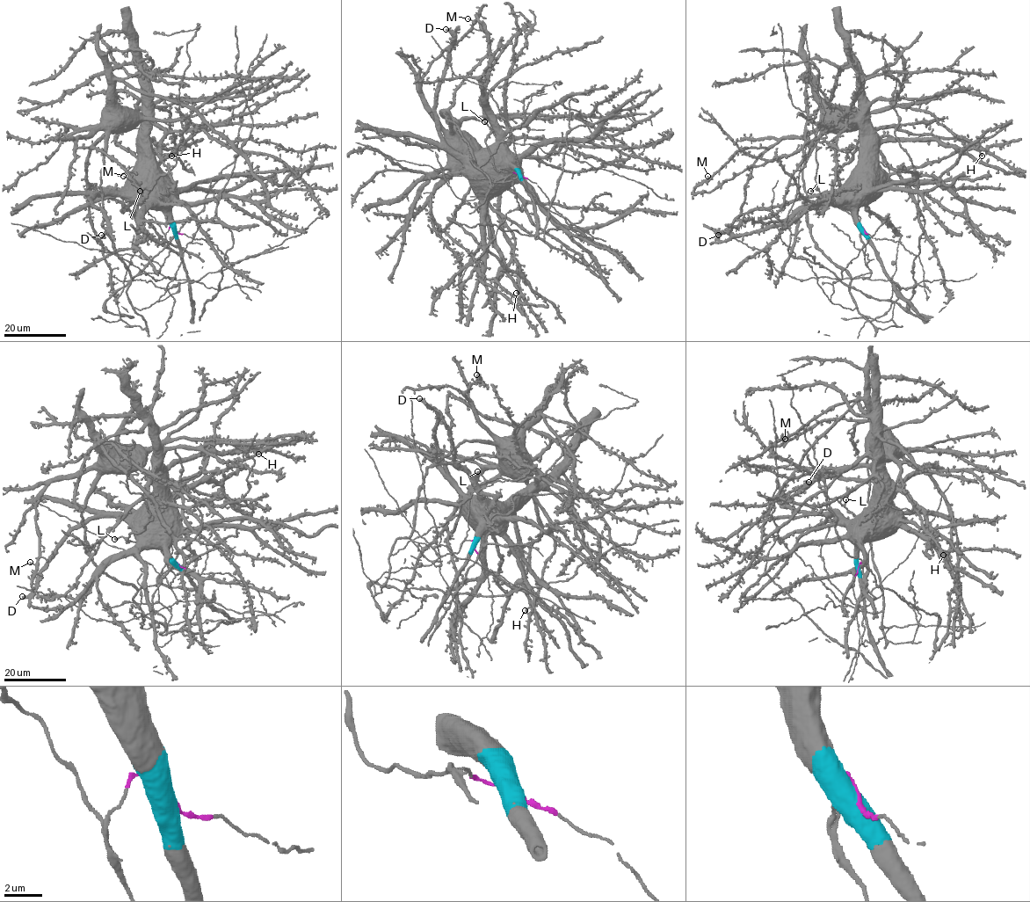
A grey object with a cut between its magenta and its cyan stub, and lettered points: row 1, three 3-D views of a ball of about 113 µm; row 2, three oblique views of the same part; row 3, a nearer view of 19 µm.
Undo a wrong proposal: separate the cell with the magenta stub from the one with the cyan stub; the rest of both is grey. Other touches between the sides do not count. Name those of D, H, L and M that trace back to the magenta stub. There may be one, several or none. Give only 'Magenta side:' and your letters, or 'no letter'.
Magenta side: L, M

